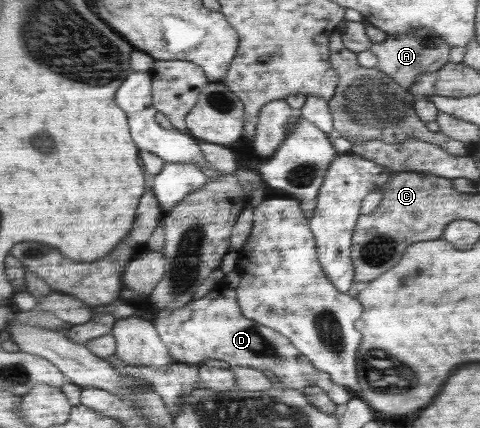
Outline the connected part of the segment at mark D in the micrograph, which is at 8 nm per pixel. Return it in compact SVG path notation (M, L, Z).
M223 284L212 293L194 299L178 310L158 311L152 322L174 362L198 367L206 358L224 360L230 368L236 365L262 372L271 370L284 388L303 389L309 386L322 388L336 405L342 406L352 397L345 386L332 382L328 373L318 370L283 334L246 318L237 303L235 290Z

